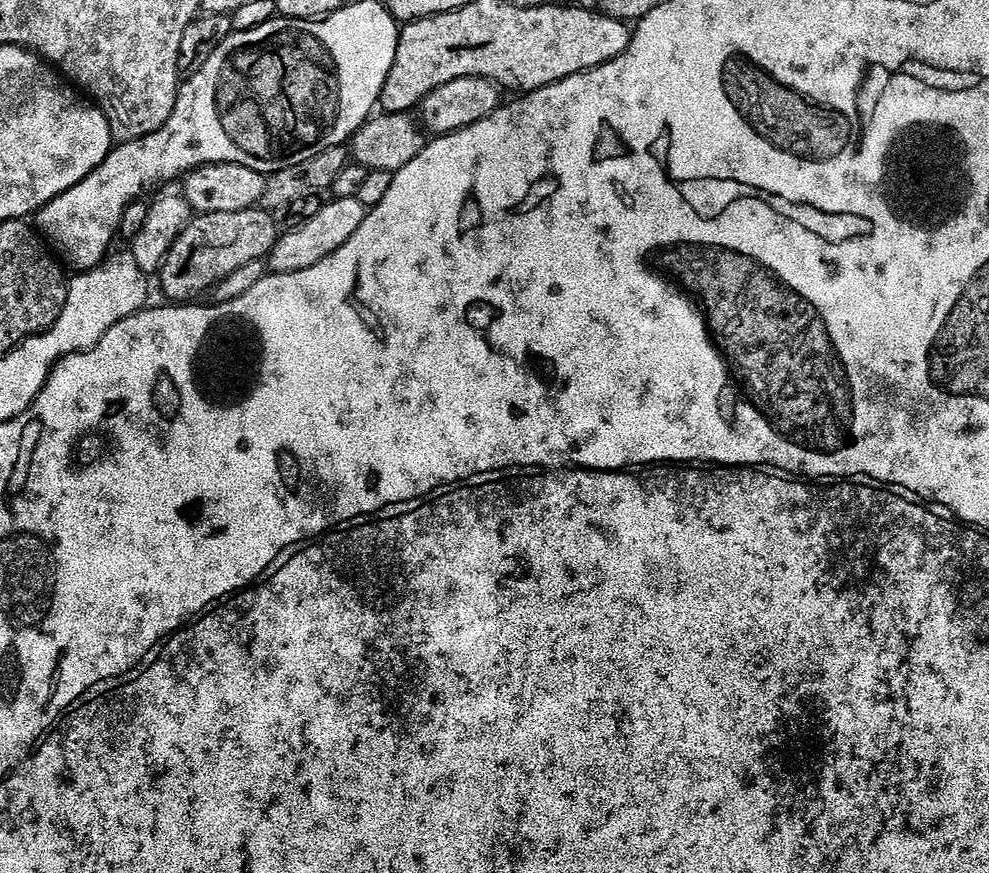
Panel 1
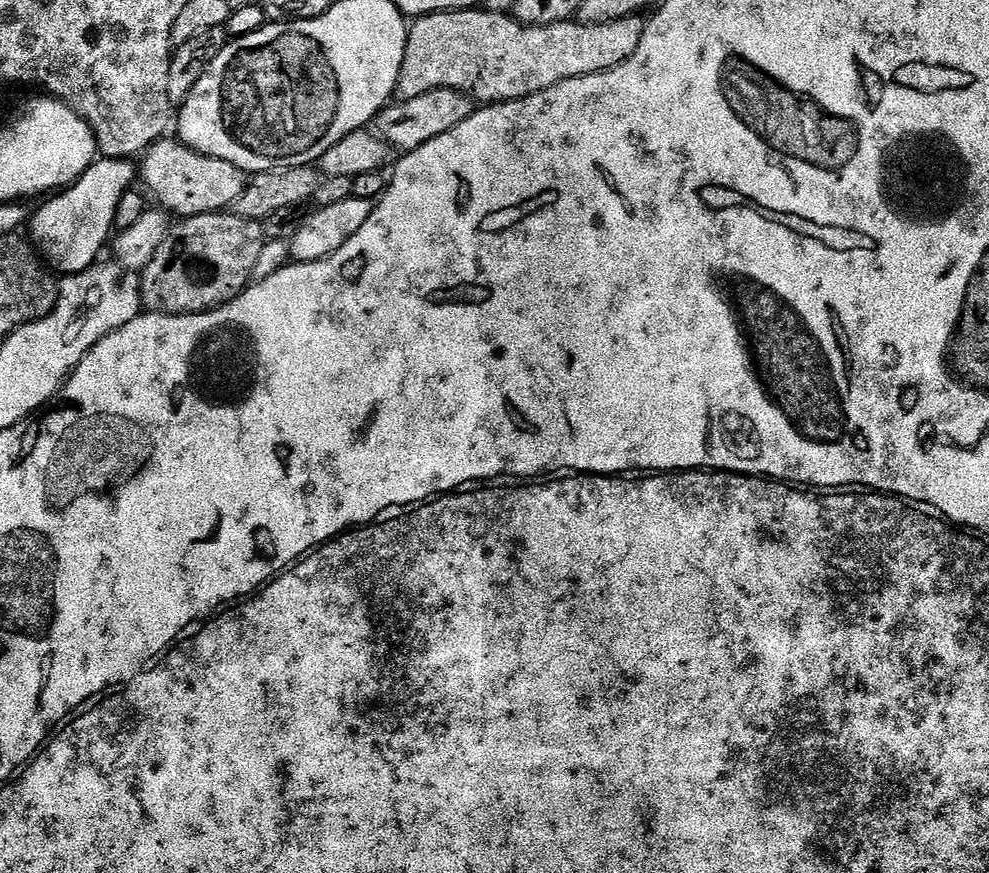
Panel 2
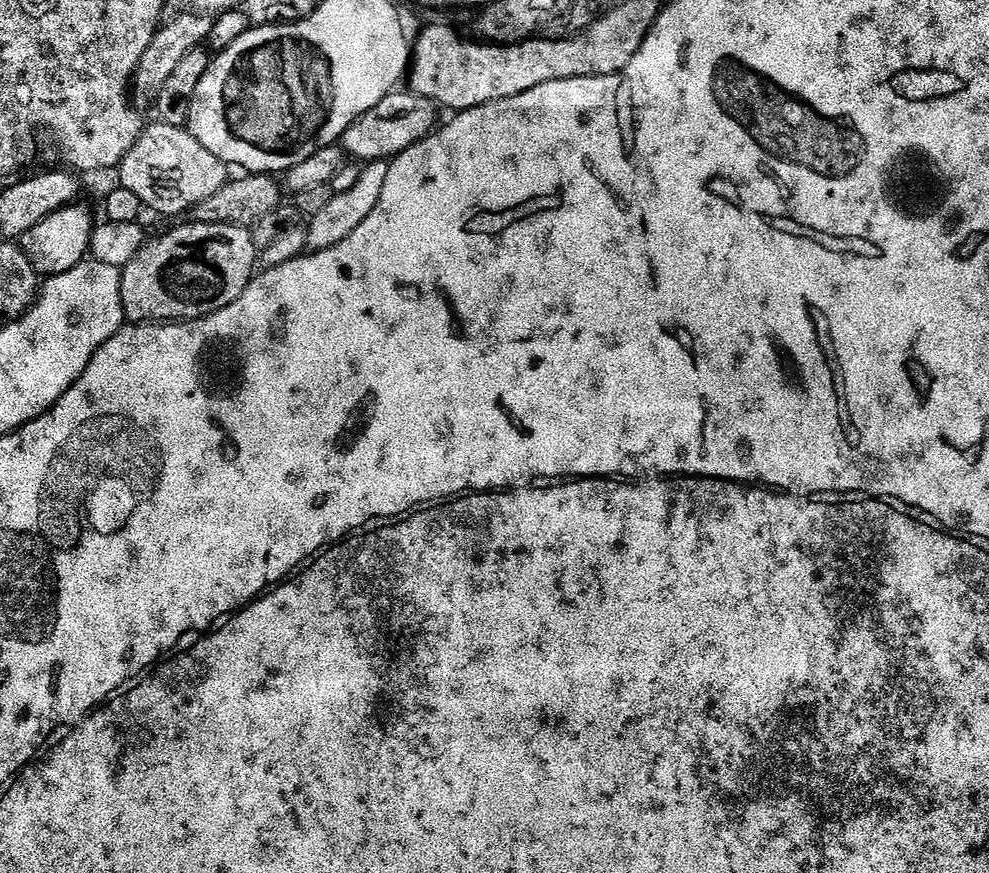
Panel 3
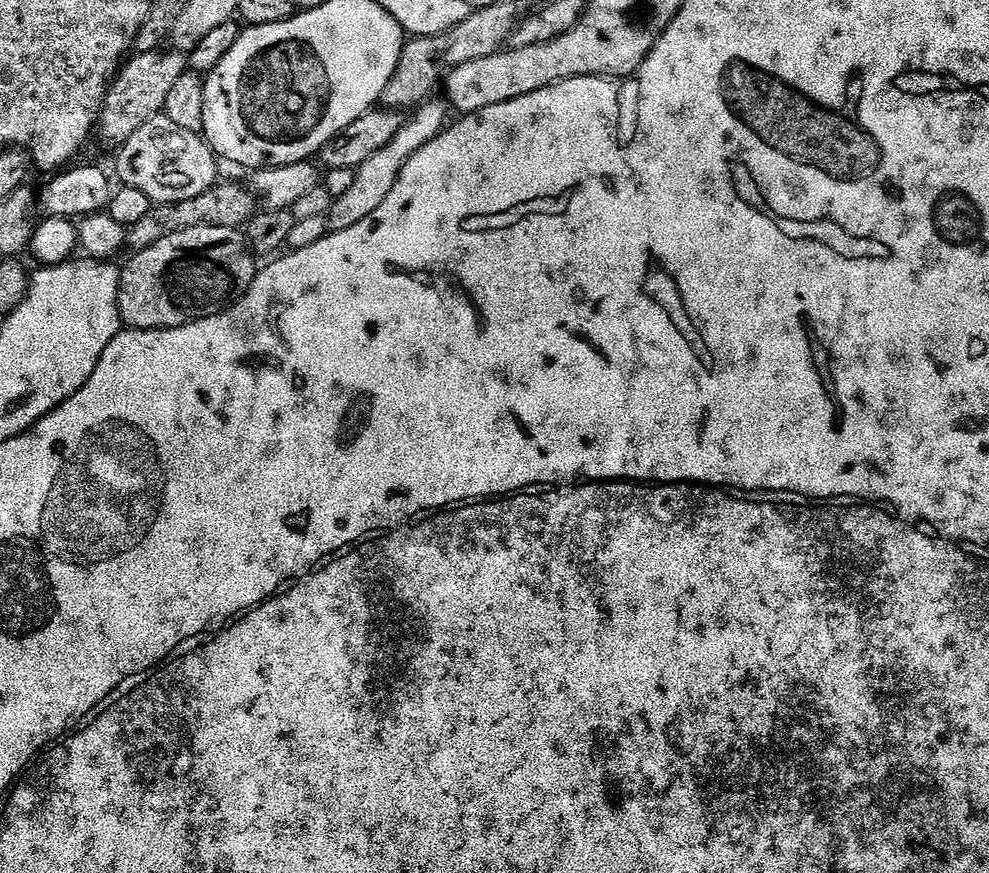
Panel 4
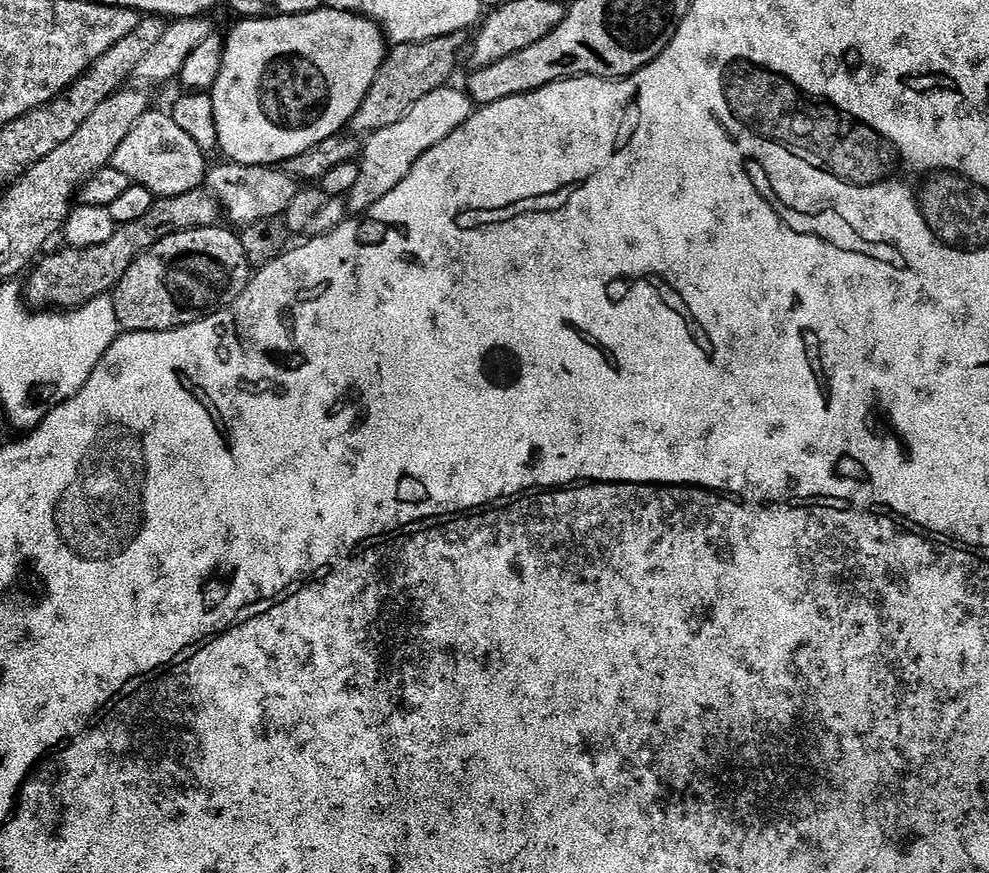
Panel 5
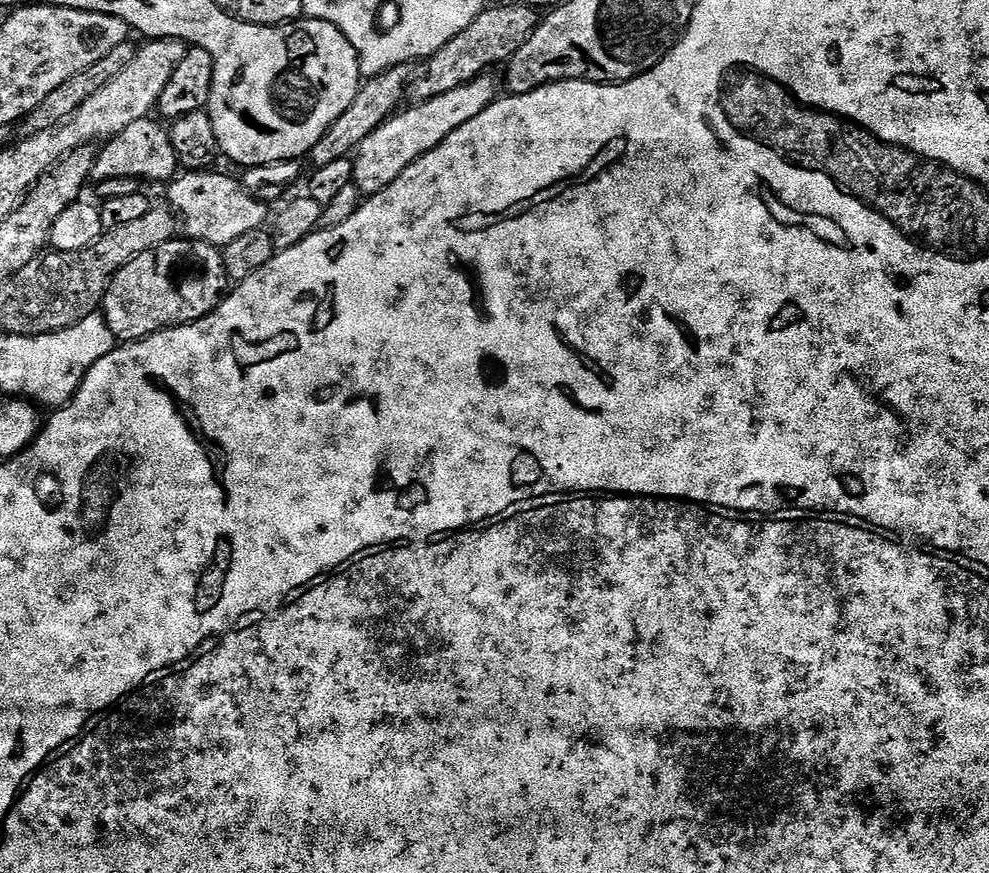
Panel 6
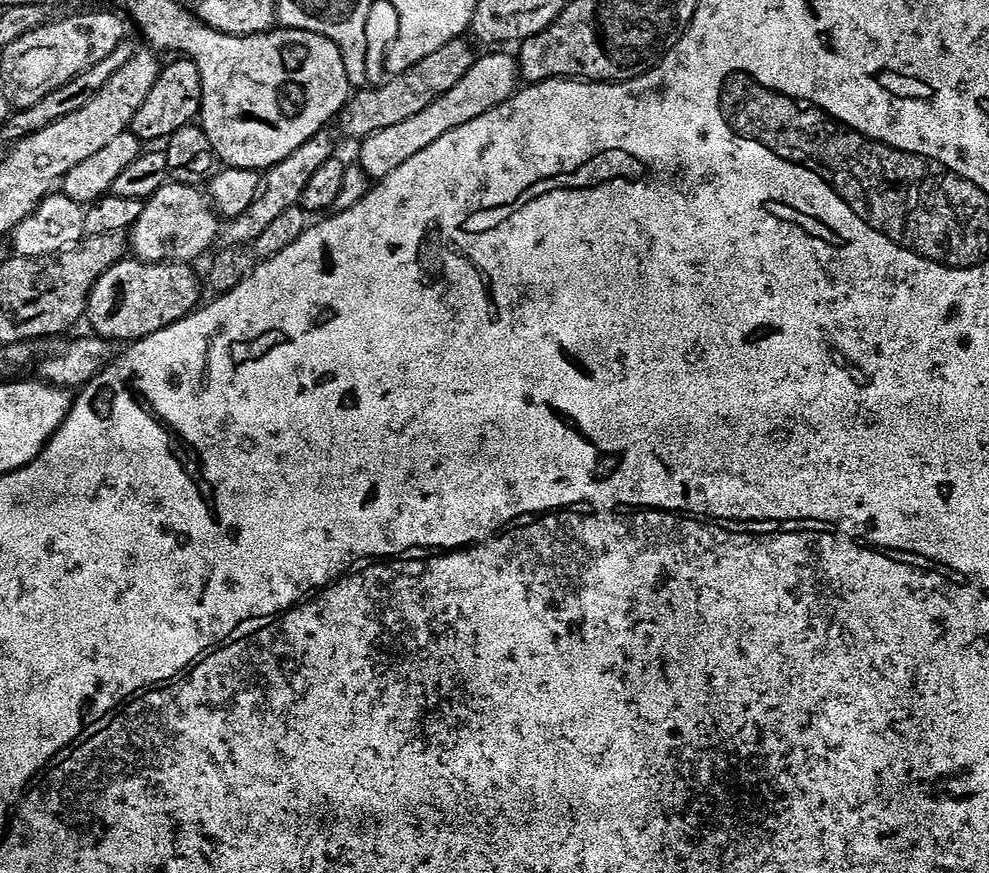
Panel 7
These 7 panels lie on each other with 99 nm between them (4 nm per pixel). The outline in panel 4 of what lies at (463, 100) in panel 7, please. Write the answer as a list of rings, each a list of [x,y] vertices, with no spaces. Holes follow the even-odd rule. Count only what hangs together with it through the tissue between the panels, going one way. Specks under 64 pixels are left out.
[[[432,98],[419,105],[405,119],[403,126],[394,134],[394,138],[390,142],[386,142],[386,146],[382,146],[374,154],[370,154],[370,158],[366,158],[366,162],[362,162],[362,166],[355,169],[356,177],[350,190],[346,190],[346,194],[335,197],[332,207],[328,210],[326,217],[328,232],[350,230],[350,226],[362,222],[362,218],[370,218],[370,214],[374,214],[374,210],[378,210],[378,206],[382,206],[386,194],[390,194],[390,190],[394,190],[394,182],[398,182],[410,157],[418,150],[422,150],[422,146],[426,146],[426,142],[430,142],[436,135],[444,131],[446,121],[449,119],[449,117],[447,118],[449,109],[443,103],[441,104],[436,101],[436,98]]]

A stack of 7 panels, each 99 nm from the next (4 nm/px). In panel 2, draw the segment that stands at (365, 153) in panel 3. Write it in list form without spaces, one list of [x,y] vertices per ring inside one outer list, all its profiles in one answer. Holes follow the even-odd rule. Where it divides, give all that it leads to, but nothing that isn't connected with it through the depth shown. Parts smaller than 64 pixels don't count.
[[[435,88],[426,94],[418,94],[418,98],[409,100],[397,99],[389,103],[374,121],[375,131],[383,140],[387,140],[393,149],[401,153],[413,152],[418,146],[426,146],[438,134],[446,134],[446,130],[454,130],[458,122],[466,122],[474,110],[472,97],[464,92],[449,88]]]

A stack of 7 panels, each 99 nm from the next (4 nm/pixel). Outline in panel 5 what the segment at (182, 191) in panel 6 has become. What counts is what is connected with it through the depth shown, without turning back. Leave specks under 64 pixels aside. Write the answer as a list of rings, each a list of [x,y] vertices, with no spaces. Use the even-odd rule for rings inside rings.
[[[223,163],[217,168],[209,167],[207,169],[206,191],[216,200],[223,219],[225,216],[229,220],[227,223],[233,229],[241,230],[252,223],[283,217],[298,191],[297,185],[288,179],[283,171],[273,170],[268,166],[246,168],[243,164]]]

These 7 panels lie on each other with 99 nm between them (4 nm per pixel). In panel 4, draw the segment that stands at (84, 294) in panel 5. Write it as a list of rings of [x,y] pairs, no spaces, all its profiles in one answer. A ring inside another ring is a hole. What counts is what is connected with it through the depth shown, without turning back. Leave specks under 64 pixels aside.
[[[217,182],[210,190],[198,194],[198,198],[190,198],[181,204],[158,204],[144,218],[134,222],[126,232],[127,247],[132,250],[149,248],[154,242],[166,238],[175,232],[190,230],[194,226],[226,226],[243,229],[258,212],[258,200],[247,187],[240,184],[223,184]]]

